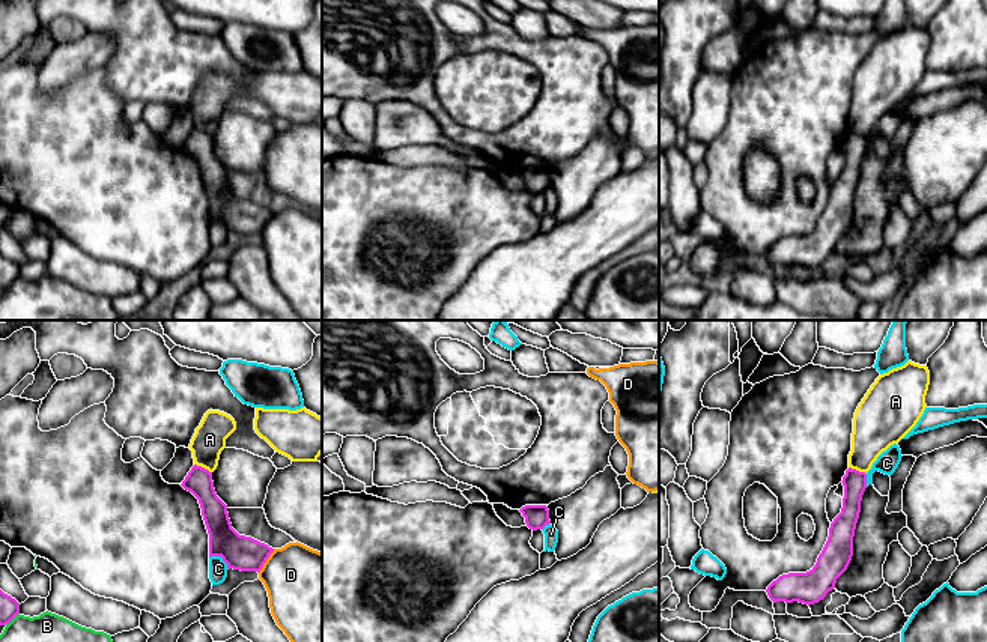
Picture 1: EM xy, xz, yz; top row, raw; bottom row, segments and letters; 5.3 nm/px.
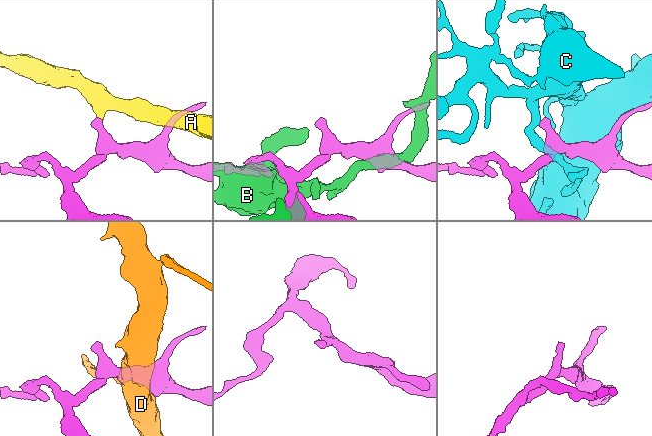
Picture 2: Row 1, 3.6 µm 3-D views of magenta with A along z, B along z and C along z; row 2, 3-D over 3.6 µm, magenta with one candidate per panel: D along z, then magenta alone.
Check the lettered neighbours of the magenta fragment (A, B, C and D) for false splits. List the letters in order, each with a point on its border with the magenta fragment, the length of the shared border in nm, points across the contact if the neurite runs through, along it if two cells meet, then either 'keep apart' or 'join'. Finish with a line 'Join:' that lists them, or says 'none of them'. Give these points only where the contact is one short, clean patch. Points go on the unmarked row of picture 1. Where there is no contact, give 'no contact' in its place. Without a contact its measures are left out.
A: xy (203, 131) | 110 nm | along xy (194, 127), (211, 136) | keep apart
B: xy (11, 283) | 100 nm | keep apart
C: xy (221, 220) | 130 nm | keep apart
D: xy (265, 224) | 160 nm | keep apart
Join: none of them

